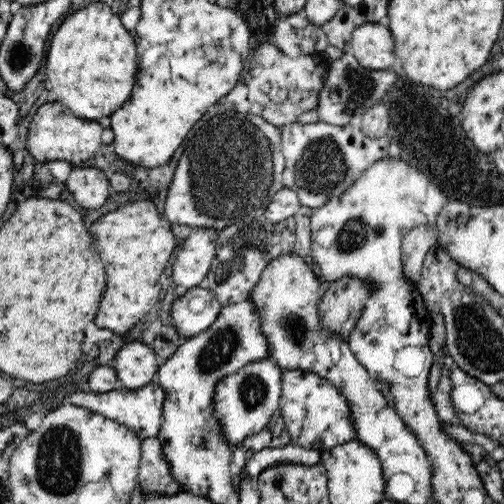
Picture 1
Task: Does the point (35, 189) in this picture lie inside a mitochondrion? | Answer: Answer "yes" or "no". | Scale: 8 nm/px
no

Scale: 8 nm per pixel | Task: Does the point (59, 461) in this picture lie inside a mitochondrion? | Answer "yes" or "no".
yes

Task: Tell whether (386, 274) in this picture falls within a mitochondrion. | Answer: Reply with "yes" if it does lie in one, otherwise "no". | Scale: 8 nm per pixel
no

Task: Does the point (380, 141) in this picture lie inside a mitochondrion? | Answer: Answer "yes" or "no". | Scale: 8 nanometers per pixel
no

